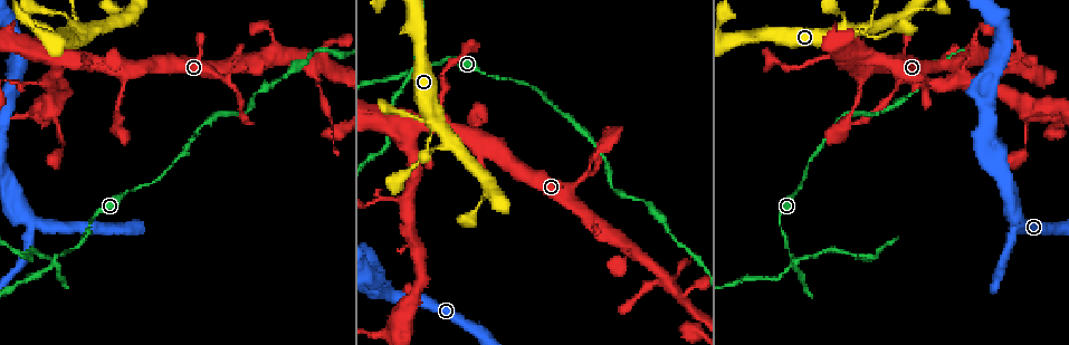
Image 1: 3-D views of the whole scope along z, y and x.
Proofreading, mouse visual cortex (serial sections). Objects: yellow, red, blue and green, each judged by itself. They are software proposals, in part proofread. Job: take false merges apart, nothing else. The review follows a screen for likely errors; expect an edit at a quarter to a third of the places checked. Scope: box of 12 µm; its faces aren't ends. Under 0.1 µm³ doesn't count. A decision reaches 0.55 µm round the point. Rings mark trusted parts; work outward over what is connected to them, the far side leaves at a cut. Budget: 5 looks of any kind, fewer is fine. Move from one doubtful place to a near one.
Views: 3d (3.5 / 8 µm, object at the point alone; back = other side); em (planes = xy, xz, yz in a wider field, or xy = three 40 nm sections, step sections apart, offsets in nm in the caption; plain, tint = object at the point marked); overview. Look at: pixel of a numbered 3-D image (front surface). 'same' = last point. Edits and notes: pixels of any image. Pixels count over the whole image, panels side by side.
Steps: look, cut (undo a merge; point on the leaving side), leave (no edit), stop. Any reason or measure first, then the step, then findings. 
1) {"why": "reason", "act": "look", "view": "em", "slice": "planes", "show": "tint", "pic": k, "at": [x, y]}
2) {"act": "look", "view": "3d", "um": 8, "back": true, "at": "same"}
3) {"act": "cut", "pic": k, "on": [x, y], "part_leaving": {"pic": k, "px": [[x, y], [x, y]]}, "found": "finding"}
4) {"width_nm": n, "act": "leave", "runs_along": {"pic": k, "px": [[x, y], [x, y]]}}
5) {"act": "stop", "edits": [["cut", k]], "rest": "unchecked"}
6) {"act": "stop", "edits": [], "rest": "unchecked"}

{"why": "four arms meet", "act": "look", "view": "3d", "um": 3.5, "pic": 1, "at": [411, 72]}

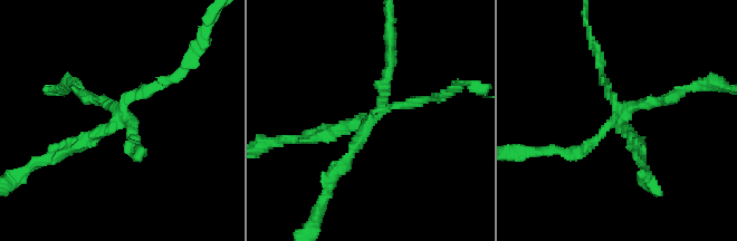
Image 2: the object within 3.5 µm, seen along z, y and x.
{"arms": 4, "arm_widths_nm": [150, 150, 150, 200], "act": "look", "view": "em", "slice": "xy", "step": 2, "show": "tint", "pic": 2, "at": [123, 107]}

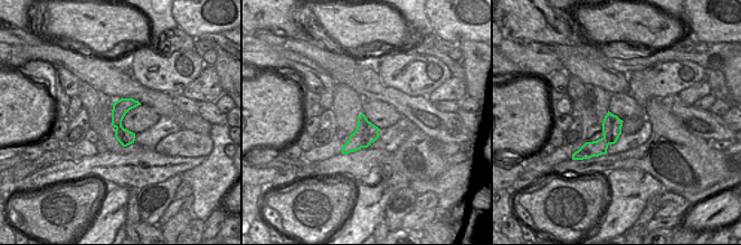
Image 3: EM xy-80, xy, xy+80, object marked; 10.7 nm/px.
{"act": "cut", "pic": 2, "on": [657, 102], "found": "two cells meet here"}

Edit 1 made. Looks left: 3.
{"why": "redraw", "act": "look", "view": "overview"}

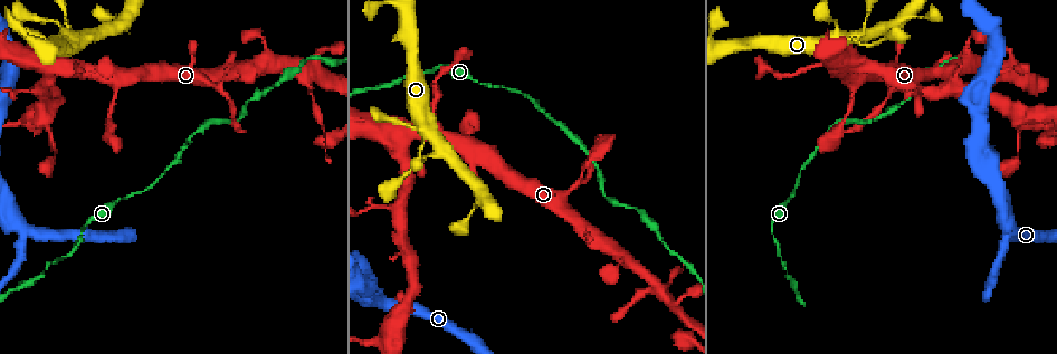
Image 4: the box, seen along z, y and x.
{"why": "a narrow waist", "act": "look", "view": "em", "slice": "xy", "step": 2, "show": "tint", "pic": 4, "at": [427, 137]}

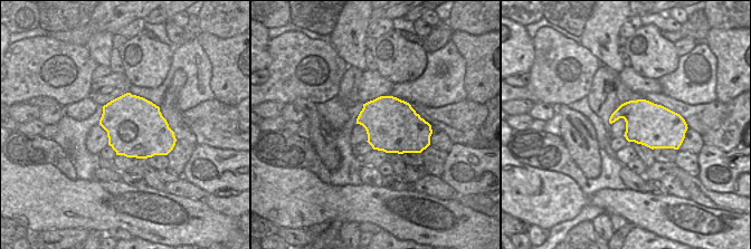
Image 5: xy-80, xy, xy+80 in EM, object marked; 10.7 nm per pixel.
{"why": "wider look", "act": "look", "view": "3d", "um": 3.5, "at": "same"}

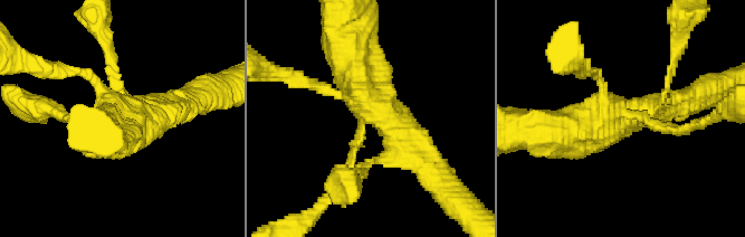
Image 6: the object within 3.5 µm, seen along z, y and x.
{"act": "leave", "runs_along": {"pic": 6, "px": [[344, 46], [379, 108], [427, 160]]}, "found": "continuous, no second cell"}

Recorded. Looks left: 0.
{"act": "stop", "edits": [["cut", 2]], "rest": "unchecked"}

